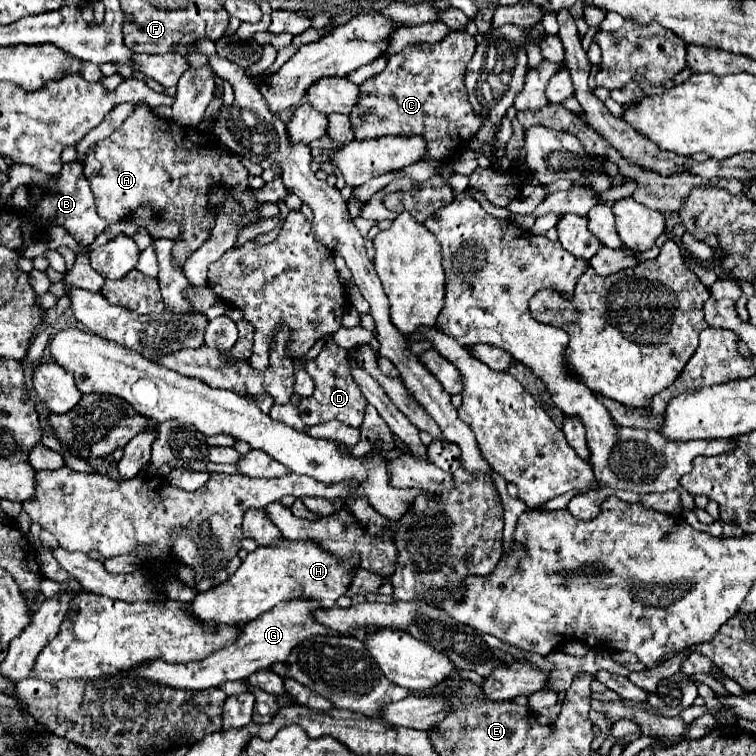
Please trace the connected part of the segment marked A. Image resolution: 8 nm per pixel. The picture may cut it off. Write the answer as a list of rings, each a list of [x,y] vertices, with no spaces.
[[[140,103],[110,137],[98,141],[96,147],[86,153],[82,165],[96,197],[98,213],[108,223],[130,219],[136,209],[148,205],[156,217],[180,225],[180,237],[174,239],[172,253],[176,267],[182,267],[184,261],[210,239],[216,215],[228,199],[234,199],[244,209],[244,225],[262,219],[258,215],[260,203],[252,197],[248,185],[250,173],[240,157],[226,145],[220,145],[214,135],[200,129],[194,131],[170,119],[160,119],[146,103]]]

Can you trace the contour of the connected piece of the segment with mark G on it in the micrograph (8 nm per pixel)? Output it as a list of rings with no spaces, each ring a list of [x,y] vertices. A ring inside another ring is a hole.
[[[284,601],[276,605],[276,609],[270,609],[268,613],[260,615],[256,621],[250,621],[242,627],[240,637],[214,653],[210,653],[202,661],[190,661],[190,663],[166,663],[166,661],[150,661],[148,665],[142,665],[140,669],[132,669],[132,673],[120,673],[122,677],[144,677],[152,683],[160,685],[172,685],[176,689],[210,689],[218,687],[224,681],[232,679],[248,679],[252,673],[260,669],[268,669],[274,663],[286,661],[288,653],[300,645],[304,639],[316,637],[316,635],[338,635],[336,631],[324,627],[314,619],[314,611],[322,609],[318,601]]]

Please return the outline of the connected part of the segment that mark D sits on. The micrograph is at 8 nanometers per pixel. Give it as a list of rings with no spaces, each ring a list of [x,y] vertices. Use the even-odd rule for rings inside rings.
[[[328,341],[322,349],[322,353],[316,359],[304,361],[304,371],[314,379],[316,389],[314,395],[308,399],[302,399],[298,409],[300,409],[300,417],[306,425],[318,425],[318,423],[326,423],[332,419],[342,421],[344,425],[350,427],[360,427],[362,419],[364,419],[364,395],[360,391],[360,387],[356,385],[356,381],[350,375],[350,363],[348,363],[348,351],[334,345],[334,341]]]

